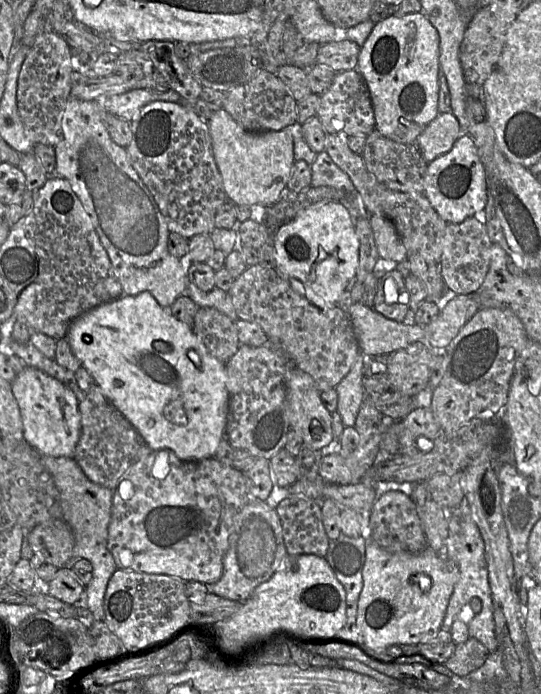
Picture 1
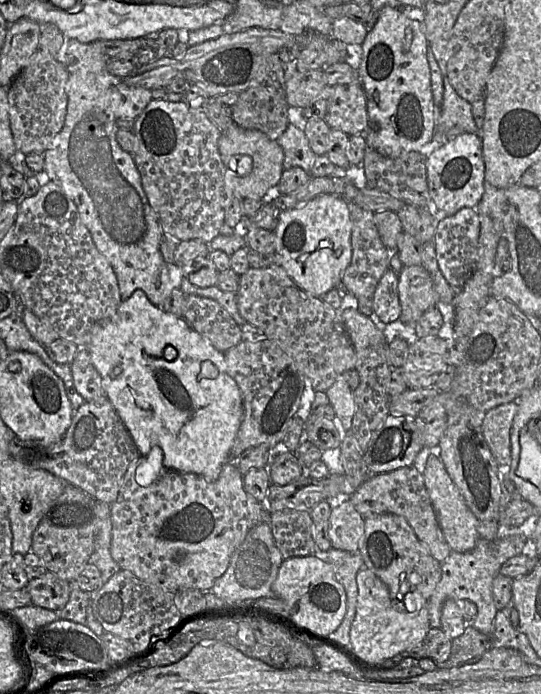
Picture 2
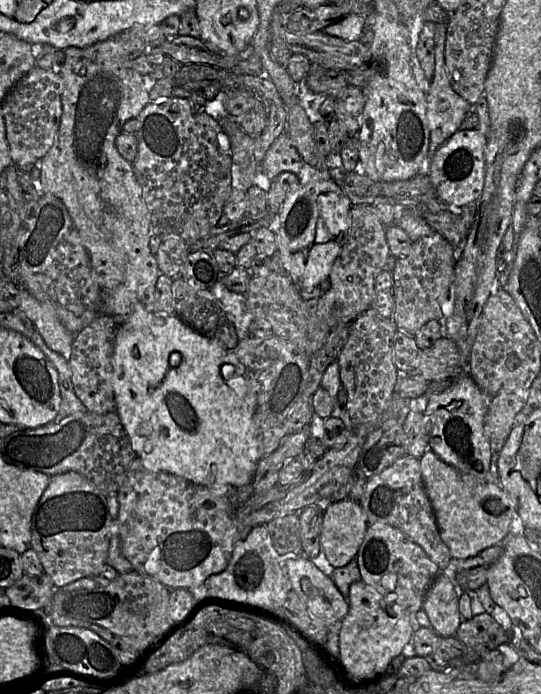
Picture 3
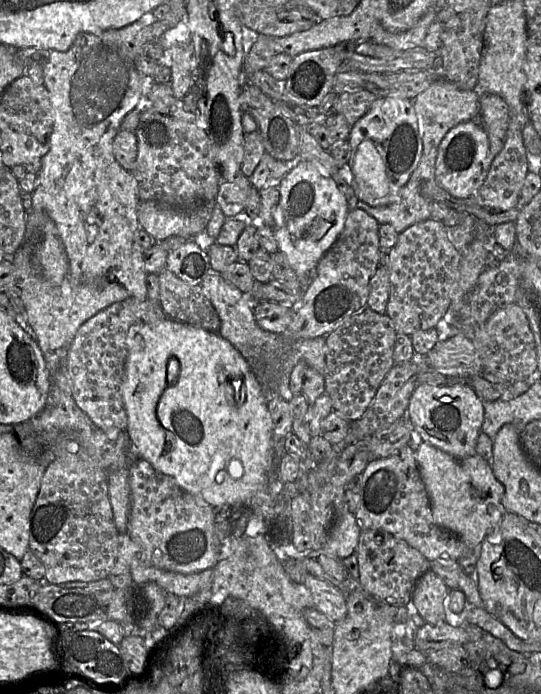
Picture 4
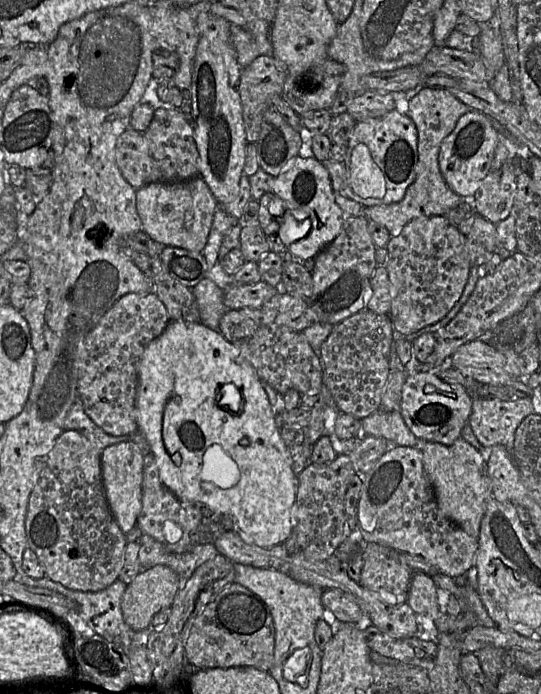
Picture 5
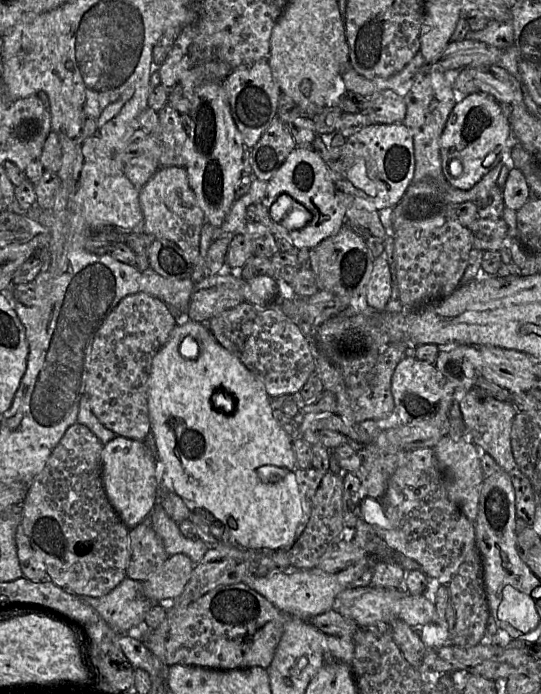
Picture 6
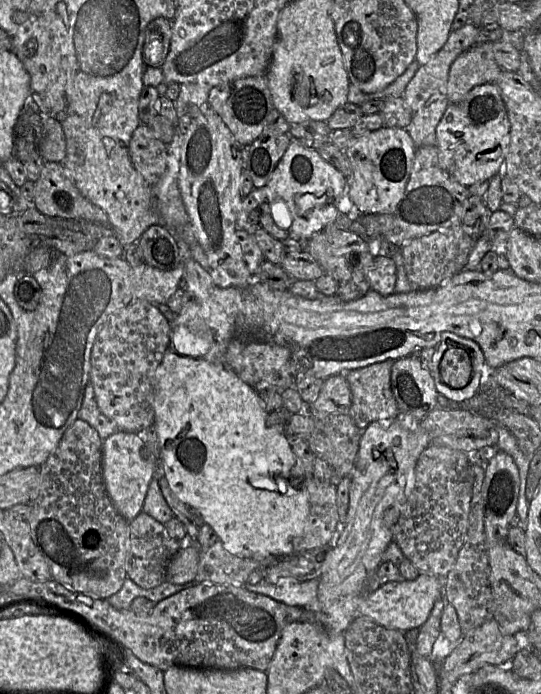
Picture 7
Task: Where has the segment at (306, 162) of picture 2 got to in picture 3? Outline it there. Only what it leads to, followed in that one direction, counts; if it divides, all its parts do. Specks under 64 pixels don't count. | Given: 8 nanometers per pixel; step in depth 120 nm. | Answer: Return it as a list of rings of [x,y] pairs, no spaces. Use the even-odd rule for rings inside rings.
[[[285,132],[269,147],[261,162],[261,169],[270,179],[282,172],[298,175],[303,166],[308,165],[300,156],[290,137]]]

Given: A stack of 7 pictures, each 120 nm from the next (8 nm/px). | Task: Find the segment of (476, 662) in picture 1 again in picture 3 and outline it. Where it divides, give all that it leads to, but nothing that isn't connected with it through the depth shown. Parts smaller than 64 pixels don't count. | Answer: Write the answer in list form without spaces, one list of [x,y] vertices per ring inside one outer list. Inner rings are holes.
[[[483,613],[463,620],[455,637],[464,645],[464,654],[446,665],[438,665],[431,656],[425,657],[431,670],[449,672],[453,668],[478,662],[502,644],[515,647],[502,626],[489,614]]]

